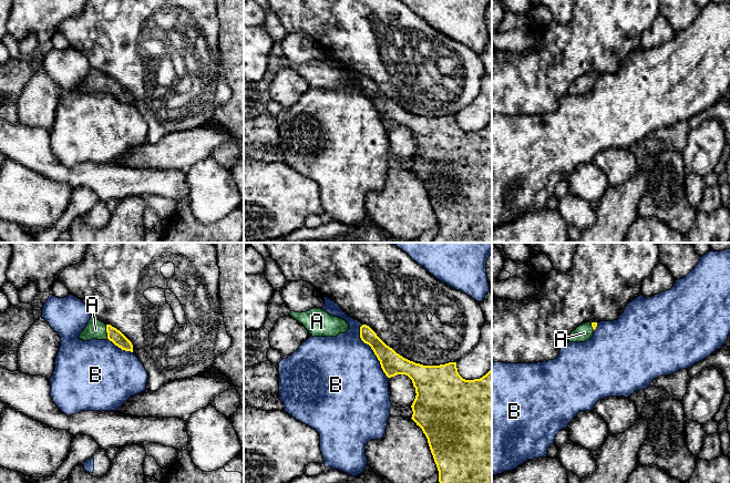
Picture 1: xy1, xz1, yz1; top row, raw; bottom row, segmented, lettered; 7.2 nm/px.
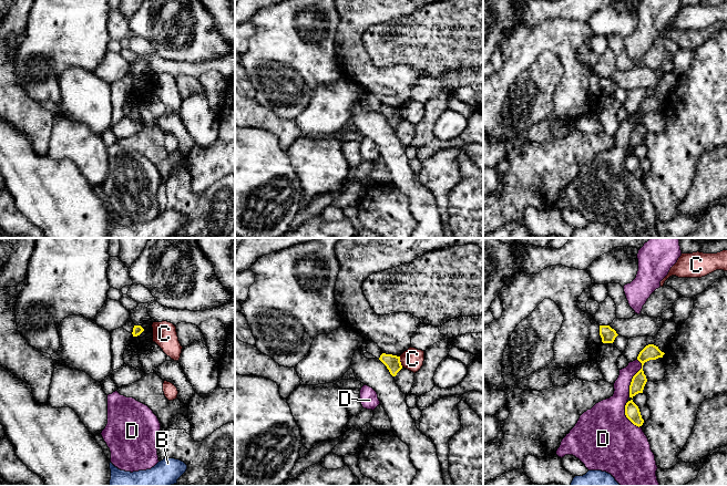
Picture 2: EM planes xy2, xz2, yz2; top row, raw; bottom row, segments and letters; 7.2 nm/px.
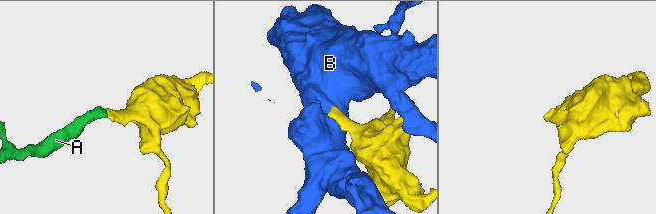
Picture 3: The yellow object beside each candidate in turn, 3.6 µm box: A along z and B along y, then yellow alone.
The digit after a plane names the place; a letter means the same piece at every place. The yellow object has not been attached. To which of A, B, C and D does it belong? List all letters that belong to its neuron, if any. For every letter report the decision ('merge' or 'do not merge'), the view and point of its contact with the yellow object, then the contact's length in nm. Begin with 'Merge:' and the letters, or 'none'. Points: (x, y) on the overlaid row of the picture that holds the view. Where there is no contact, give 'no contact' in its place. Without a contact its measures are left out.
Merge: A
A: merge; contact xy1 (106, 331); length 110 nm
B: do not merge; contact xz1 (373, 351); length 440 nm
C: do not merge; contact xz2 (400, 362); length 80 nm
D: do not merge; contact yz2 (633, 378); length 280 nm

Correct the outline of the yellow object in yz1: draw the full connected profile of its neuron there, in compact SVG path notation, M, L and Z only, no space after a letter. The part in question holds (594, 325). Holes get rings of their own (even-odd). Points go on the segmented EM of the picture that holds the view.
M585 322L577 327L569 336L569 342L585 342L593 337L597 322Z

